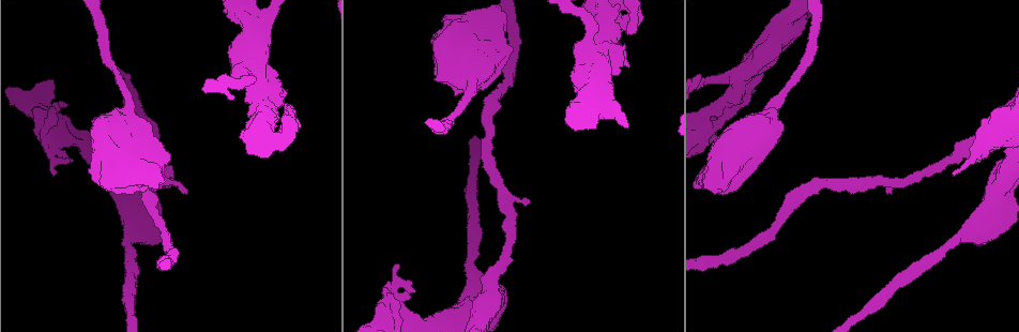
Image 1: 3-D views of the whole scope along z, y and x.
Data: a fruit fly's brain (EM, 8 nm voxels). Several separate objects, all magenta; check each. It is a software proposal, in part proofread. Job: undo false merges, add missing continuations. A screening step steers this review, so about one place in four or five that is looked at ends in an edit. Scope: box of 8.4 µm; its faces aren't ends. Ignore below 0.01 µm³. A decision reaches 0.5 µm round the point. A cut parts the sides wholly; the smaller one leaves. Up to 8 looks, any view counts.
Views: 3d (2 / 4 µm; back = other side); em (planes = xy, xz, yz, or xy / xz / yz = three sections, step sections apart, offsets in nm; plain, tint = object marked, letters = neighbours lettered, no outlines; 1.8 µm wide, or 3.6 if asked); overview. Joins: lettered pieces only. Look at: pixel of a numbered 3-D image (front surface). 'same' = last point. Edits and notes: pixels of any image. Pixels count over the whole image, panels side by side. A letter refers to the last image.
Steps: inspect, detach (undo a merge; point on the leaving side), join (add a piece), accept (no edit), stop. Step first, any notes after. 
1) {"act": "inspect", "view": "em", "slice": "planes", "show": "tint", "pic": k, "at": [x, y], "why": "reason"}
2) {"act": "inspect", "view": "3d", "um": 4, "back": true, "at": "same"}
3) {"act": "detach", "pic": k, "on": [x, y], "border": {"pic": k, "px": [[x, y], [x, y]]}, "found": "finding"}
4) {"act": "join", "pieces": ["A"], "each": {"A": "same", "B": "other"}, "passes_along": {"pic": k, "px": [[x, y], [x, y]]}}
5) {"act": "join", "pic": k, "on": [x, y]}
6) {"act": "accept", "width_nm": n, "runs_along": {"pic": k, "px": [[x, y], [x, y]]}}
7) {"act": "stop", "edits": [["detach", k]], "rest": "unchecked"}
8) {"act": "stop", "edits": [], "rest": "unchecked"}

{"act": "inspect", "view": "em", "slice": "planes", "show": "letters", "pic": 1, "at": [409, 293], "why": "branch stops here"}

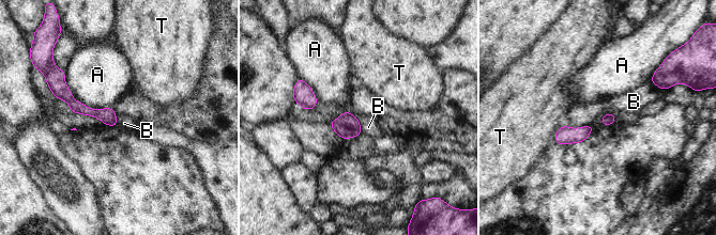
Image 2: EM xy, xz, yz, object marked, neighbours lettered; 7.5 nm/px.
{"act": "detach", "pic": 2, "on": [55, 77], "longest_contact_nm": ["A", 480], "each": {"A": "other", "B": "other", "T": "other"}, "border": {"pic": 2, "px": [[73, 98], [66, 102]]}, "found": "two cells meet here"}

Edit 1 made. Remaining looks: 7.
{"act": "inspect", "view": "overview"}

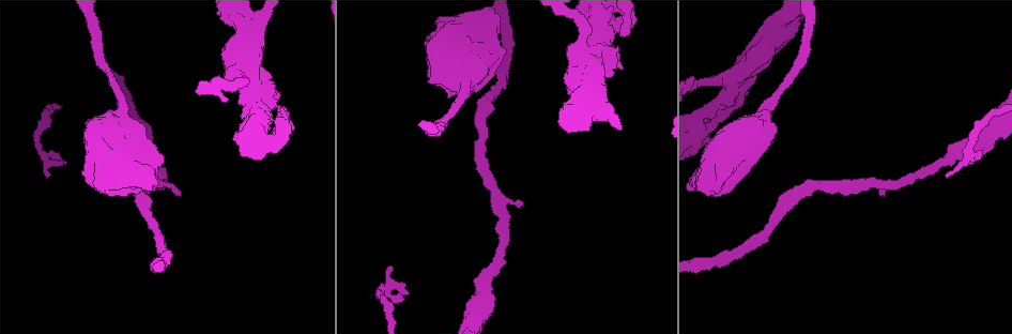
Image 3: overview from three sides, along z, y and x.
{"act": "inspect", "view": "3d", "um": 4, "pic": 3, "at": [521, 204], "why": "free end"}

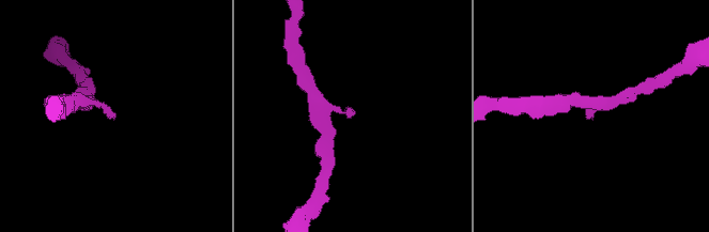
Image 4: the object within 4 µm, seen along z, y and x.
{"act": "inspect", "view": "em", "slice": "xy", "step": 8, "show": "letters", "pic": 4, "at": [115, 117], "why": "need the tissue"}

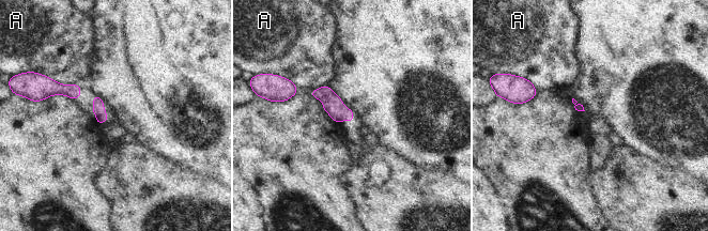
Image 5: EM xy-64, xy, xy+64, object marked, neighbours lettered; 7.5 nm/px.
{"act": "inspect", "view": "em", "slice": "planes", "show": "letters", "at": "same"}

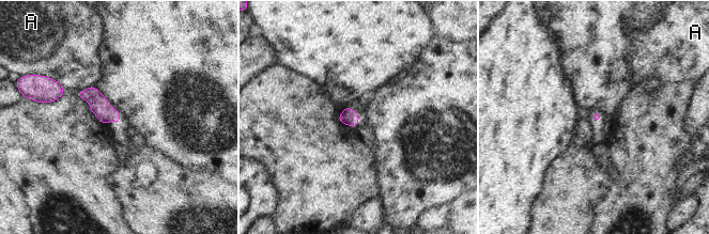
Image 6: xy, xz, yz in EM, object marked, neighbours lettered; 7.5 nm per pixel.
{"act": "accept", "each": {"A": "other"}, "found": "none of them fits"}

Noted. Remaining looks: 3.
{"act": "inspect", "view": "3d", "um": 4, "pic": 3, "at": [738, 79], "why": "sharp bend"}

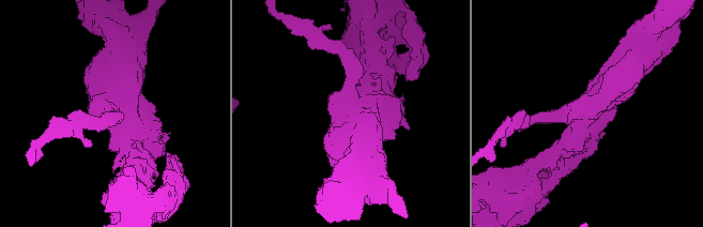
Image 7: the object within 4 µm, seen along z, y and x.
{"act": "inspect", "view": "em", "slice": "yz", "step": 8, "show": "plain", "pic": 7, "at": [127, 109], "why": "need the tissue"}

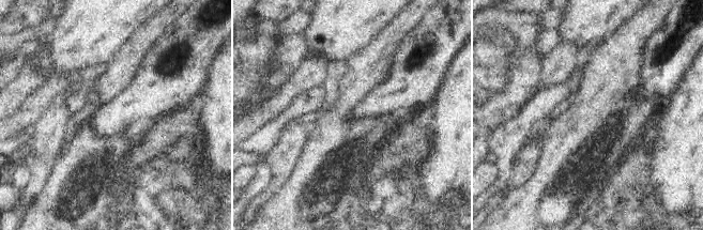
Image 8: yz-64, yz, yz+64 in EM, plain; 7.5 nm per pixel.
{"act": "inspect", "view": "em", "slice": "yz", "step": 8, "show": "letters", "at": "same"}

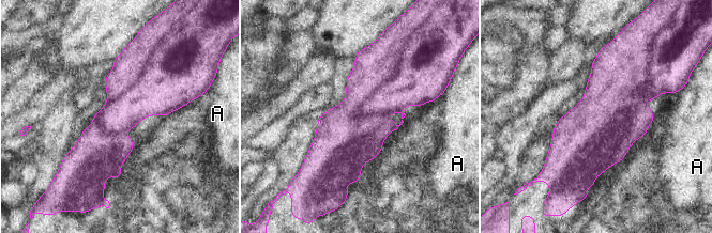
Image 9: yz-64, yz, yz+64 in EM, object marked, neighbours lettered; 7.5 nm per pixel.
{"act": "detach", "pic": 9, "on": [409, 84], "each": {"A": "other"}, "border": {"pic": 9, "px": [[402, 52], [350, 114], [354, 123]]}, "found": "a second cell is stuck on"}

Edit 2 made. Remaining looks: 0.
{"act": "stop", "edits": [["detach", 2], ["detach", 9]], "rest": "unchecked"}

